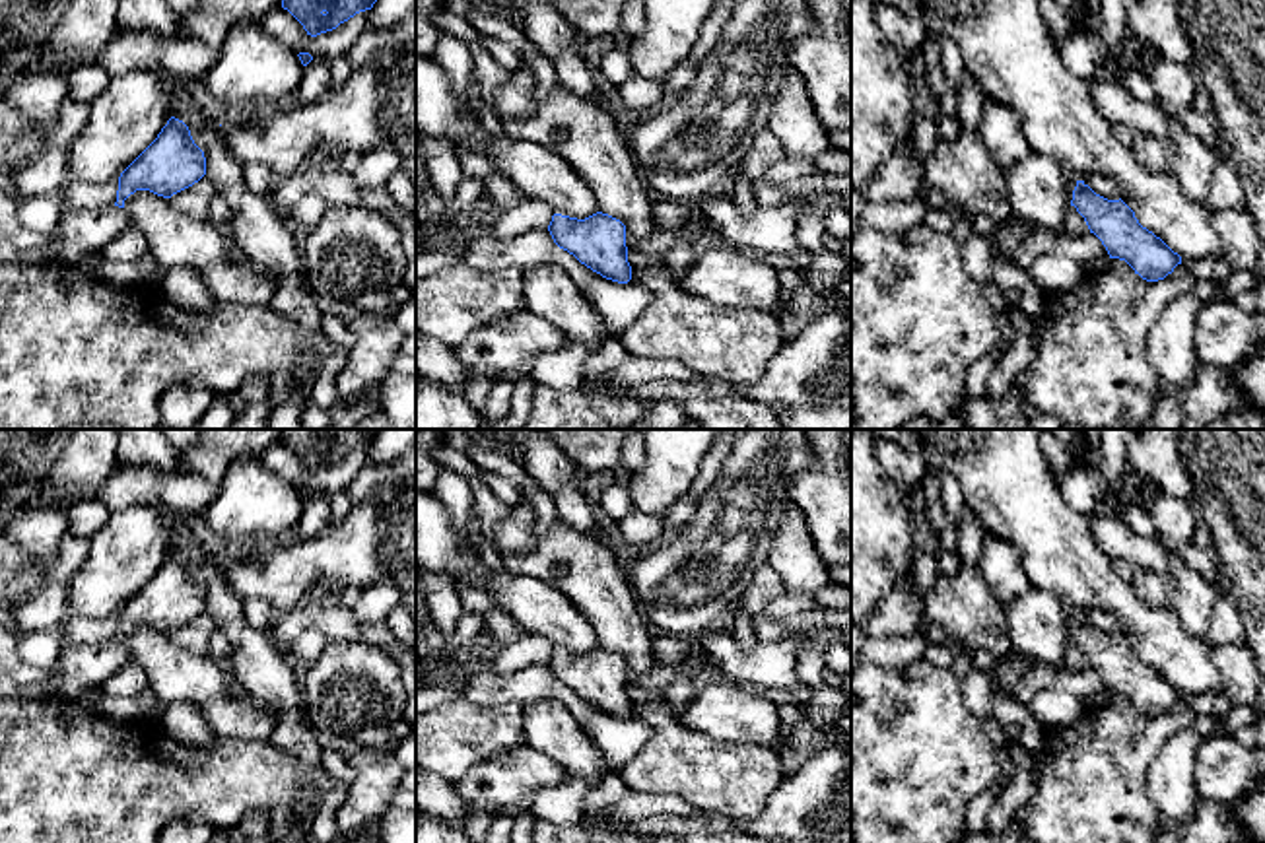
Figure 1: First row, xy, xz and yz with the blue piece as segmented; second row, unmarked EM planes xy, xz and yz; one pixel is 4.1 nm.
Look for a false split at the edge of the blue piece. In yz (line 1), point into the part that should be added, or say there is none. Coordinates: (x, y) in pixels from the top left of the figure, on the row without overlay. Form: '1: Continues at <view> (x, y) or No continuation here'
1: No continuation here

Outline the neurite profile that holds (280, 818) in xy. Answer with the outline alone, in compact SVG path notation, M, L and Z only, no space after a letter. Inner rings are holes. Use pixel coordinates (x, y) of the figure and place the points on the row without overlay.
M274 806L268 816L270 816L268 839L276 841L286 833L291 816L286 806Z

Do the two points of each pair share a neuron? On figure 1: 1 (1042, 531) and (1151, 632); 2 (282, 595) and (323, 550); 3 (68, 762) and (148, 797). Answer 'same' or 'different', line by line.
1: same
2: same
3: same

